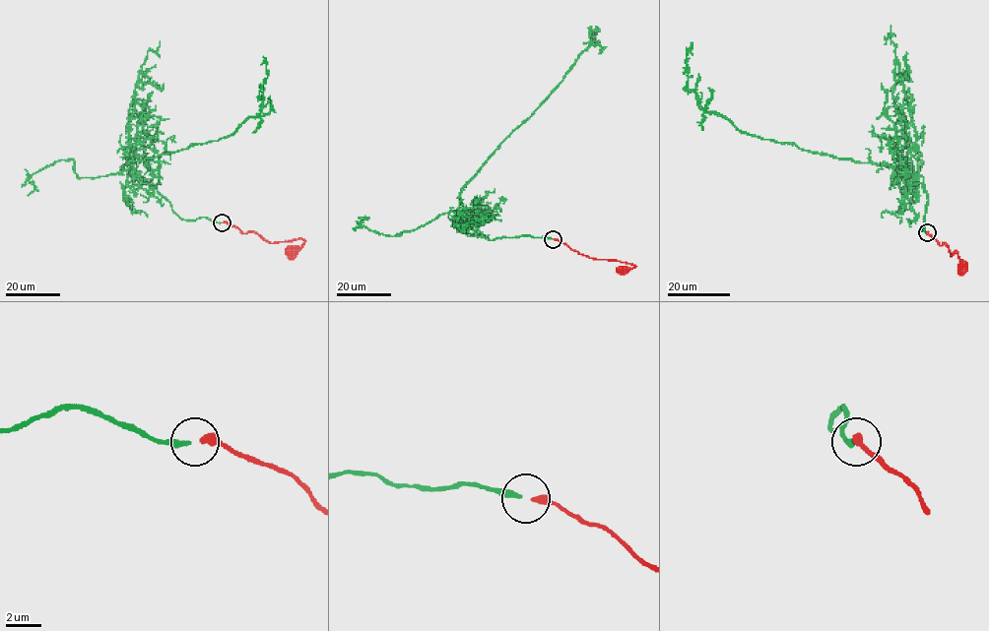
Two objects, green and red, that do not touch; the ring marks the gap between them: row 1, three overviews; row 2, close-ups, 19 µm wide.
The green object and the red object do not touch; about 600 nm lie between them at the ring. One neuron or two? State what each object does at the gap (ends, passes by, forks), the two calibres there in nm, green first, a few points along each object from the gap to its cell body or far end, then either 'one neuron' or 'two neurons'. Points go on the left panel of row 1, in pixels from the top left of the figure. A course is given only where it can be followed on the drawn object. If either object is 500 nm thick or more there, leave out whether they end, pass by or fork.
green ends there; red ends there; 300 nm thick on the green side, 440 nm on the other; green runs (222, 222), (181, 220), (129, 162), (217, 141), (258, 116), (268, 75), (263, 56); red runs (223, 222), (243, 233), (254, 231), (270, 242), (302, 238), (304, 242), (292, 253); one neuron

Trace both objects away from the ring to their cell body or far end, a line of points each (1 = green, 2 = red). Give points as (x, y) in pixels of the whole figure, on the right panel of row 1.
1: (927, 232), (926, 191), (891, 166), (763, 140), (705, 111), (687, 88), (692, 43)
2: (927, 232), (940, 245), (945, 243), (949, 247), (951, 256), (956, 251), (961, 269)

